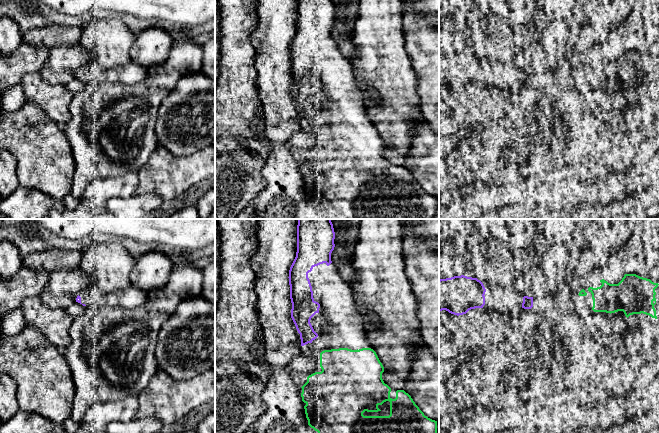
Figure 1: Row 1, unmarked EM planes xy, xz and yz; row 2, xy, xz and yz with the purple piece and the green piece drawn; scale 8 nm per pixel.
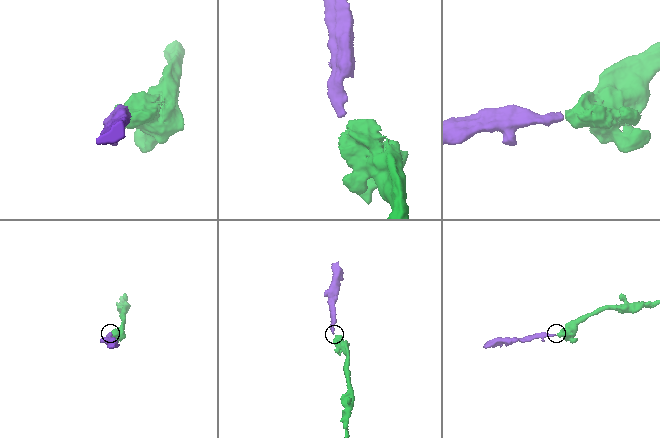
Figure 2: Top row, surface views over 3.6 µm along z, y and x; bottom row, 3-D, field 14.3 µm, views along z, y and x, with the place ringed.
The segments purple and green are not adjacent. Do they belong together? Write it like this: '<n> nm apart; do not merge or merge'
110 nm apart; merge

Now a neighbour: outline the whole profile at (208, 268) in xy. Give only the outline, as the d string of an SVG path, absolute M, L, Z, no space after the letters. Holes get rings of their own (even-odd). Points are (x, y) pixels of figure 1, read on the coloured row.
M215 261L201 264L203 283L201 296L209 302L215 302Z

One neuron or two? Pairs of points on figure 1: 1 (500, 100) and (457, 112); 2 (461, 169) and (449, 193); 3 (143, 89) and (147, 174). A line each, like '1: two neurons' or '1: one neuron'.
1: one neuron
2: one neuron
3: two neurons

